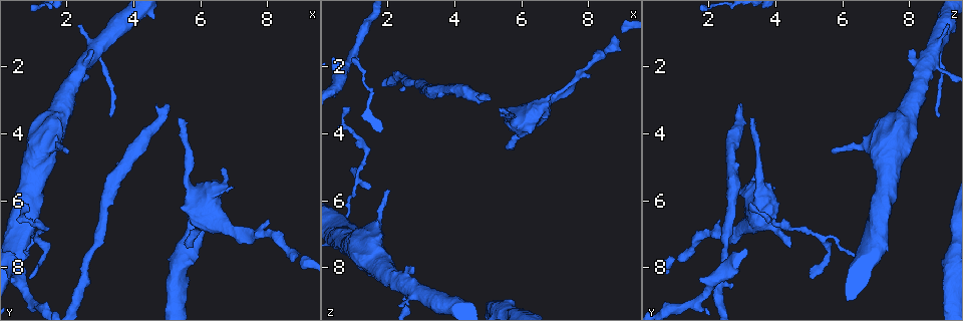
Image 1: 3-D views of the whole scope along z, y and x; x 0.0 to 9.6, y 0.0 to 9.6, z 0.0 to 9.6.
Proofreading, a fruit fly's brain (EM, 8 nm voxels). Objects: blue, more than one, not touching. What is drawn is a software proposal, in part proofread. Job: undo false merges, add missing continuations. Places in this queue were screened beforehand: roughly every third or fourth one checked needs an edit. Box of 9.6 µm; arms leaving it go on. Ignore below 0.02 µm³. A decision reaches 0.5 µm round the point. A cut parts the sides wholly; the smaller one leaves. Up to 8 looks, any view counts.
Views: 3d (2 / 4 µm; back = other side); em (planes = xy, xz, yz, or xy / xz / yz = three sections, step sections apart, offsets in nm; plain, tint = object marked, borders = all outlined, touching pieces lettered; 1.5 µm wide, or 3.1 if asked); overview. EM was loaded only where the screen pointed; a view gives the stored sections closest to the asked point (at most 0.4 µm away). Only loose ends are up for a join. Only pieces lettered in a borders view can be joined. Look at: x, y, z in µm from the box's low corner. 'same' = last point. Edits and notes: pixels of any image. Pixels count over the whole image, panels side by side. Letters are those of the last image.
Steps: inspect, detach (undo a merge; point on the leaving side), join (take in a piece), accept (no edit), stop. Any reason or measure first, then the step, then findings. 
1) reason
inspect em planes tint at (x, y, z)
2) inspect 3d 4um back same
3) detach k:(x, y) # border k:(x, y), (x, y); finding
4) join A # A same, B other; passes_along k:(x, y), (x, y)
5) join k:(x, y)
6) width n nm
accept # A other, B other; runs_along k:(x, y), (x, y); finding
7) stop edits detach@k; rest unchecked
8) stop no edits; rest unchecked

branch stops here
inspect 3d 2um at (6.95, 5.60, 2.80)

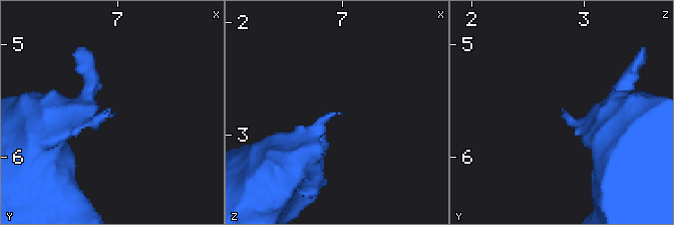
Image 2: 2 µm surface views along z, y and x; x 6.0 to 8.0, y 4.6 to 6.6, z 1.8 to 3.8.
inspect em xz step 4 tint at (6.98, 5.58, 2.80)

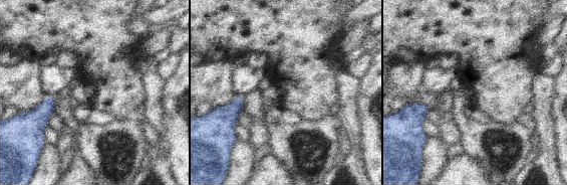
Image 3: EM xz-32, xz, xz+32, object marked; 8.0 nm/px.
inspect em planes borders same

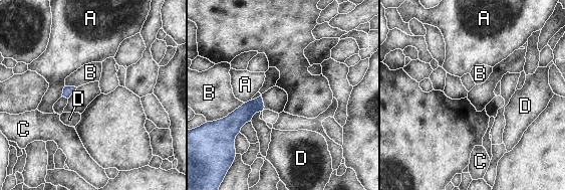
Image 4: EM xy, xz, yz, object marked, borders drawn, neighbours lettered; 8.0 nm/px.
longest_contact B 220 nm
accept # A other, B other, C other, D other; border 4:(244, 103), (223, 118); none of them fits

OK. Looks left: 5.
inspect em planes tint at (5.60, 7.45, 4.45)

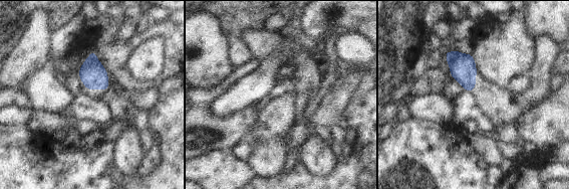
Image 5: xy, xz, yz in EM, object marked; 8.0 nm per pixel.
see the neighbours
inspect em planes borders same

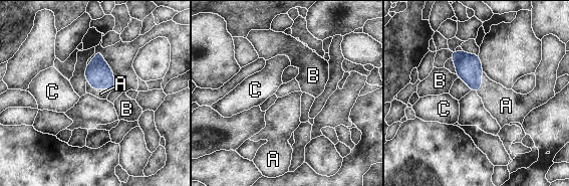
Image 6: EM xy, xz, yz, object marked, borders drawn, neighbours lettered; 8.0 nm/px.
join A # A same, B other, C other; passes_along 6:(98, 73), (97, 88), (100, 94); it goes on there

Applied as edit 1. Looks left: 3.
long arm stops here
inspect em planes borders at (0.65, 6.05, 3.25)

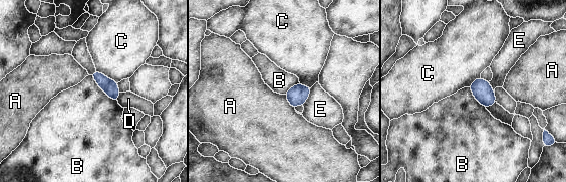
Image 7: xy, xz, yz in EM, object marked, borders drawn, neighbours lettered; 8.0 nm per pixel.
accept # A other, B other, C other, D other, E other; border 7:(284, 95), (294, 109); no lettered piece goes on from it

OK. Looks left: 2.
stop edits join@6; rest unchecked

